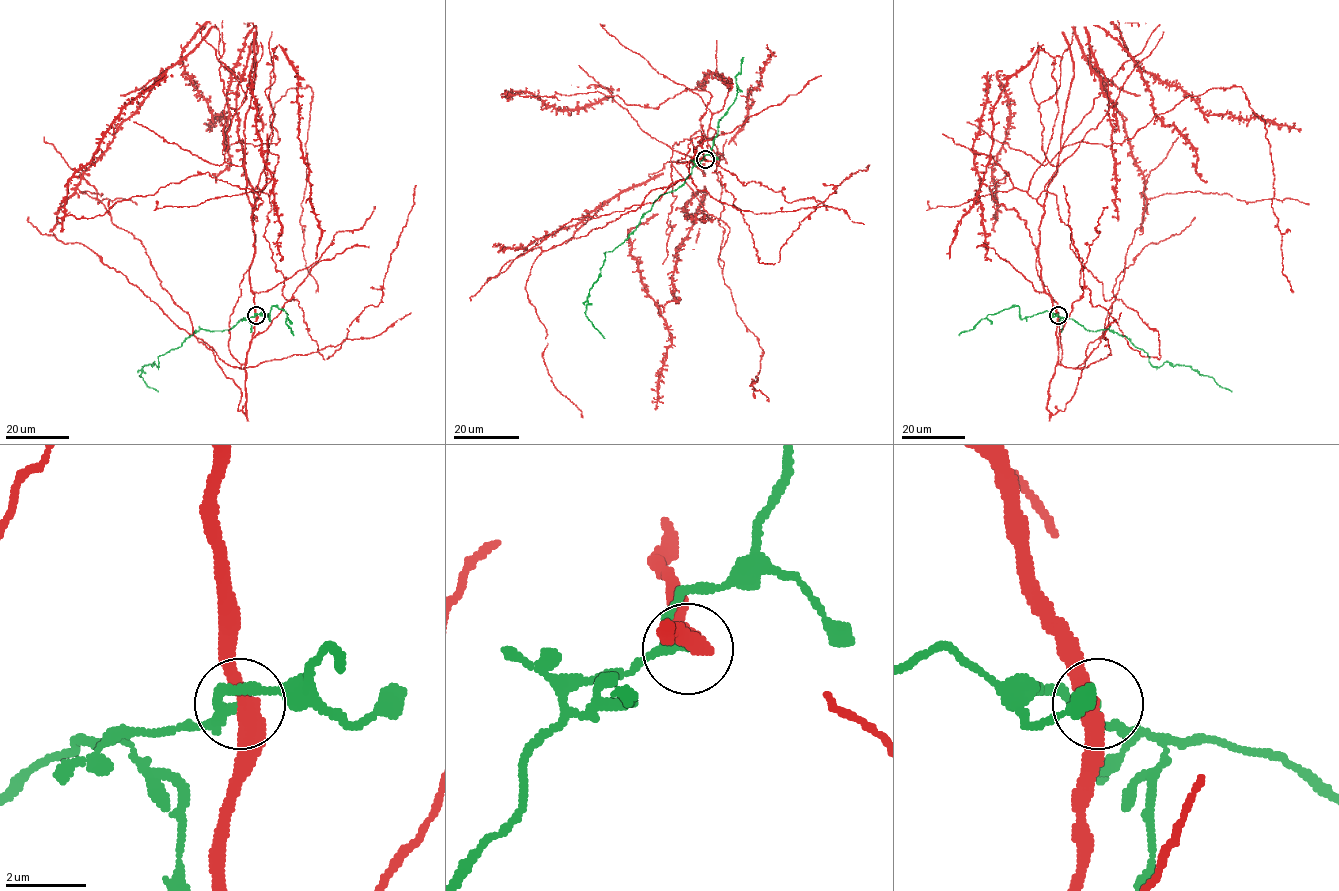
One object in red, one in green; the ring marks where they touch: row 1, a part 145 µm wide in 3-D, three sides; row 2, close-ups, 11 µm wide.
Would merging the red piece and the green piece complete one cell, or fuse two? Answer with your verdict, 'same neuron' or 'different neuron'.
different neuron

